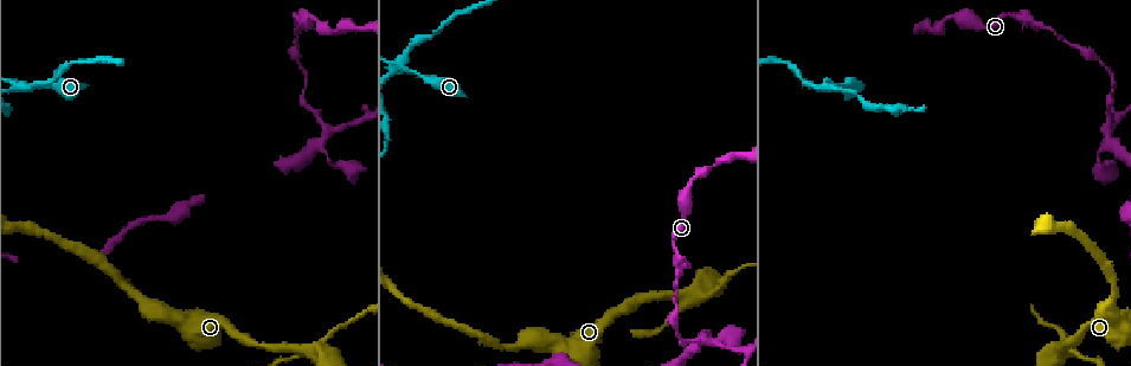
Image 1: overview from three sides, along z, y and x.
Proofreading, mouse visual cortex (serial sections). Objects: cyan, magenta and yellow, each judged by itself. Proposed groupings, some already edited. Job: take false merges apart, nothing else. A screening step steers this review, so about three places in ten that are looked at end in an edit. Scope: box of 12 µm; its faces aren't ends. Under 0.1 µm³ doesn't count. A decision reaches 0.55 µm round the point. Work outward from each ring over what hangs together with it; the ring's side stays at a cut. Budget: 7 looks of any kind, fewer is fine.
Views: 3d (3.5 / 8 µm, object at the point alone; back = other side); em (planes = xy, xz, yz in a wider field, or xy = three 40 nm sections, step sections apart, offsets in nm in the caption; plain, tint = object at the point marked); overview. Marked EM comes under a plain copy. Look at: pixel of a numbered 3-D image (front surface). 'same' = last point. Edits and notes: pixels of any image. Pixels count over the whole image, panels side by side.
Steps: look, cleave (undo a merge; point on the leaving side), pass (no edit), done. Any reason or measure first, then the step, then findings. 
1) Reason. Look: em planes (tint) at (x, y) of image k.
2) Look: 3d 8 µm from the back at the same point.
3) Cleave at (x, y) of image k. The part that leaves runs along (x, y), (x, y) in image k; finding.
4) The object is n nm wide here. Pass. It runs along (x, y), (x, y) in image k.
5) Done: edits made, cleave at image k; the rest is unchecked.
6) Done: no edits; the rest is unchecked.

Thick turns thin. Look: 3d 3.5 µm at (402, 63) of image 1.

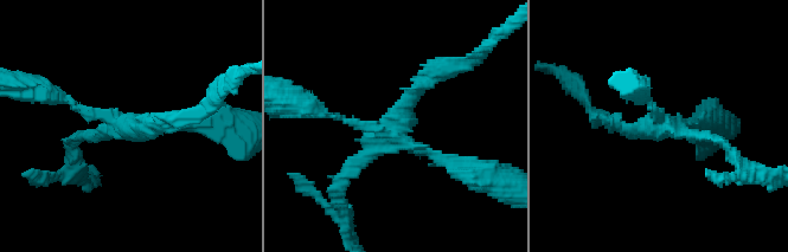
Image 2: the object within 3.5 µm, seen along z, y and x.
4 arms meet here; the arms are 150, 200, 200, 200 nm wide; now the EM. Look: em xy step 3 (tint) at (662, 123) of image 2.

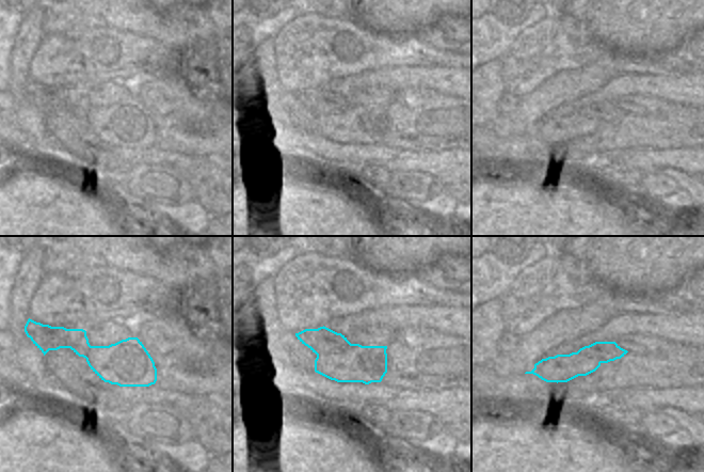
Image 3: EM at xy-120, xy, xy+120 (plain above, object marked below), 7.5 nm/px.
Cleave at (354, 172) of image 2. The part that leaves runs along (399, 126), (422, 85), (469, 62) in image 2; two cells meet here.

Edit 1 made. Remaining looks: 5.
See it whole again. Look: overview.

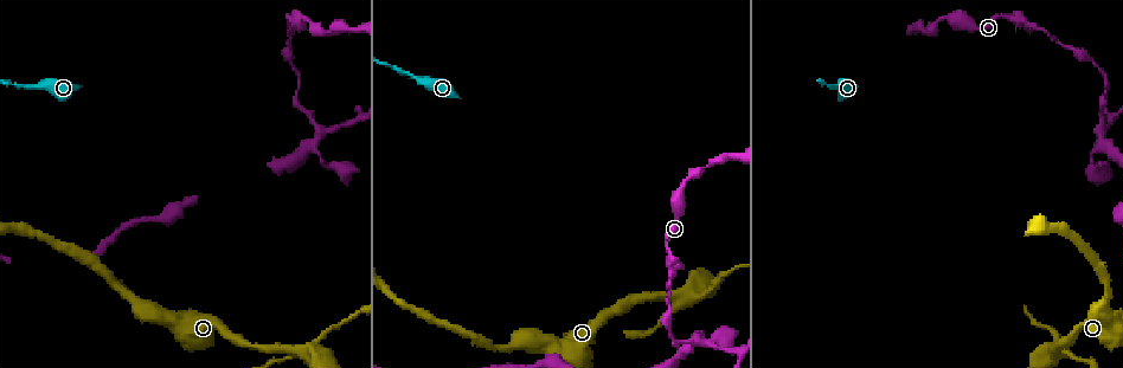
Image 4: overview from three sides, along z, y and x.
Small branch off a trunk. Look: 3d 8 µm at (1103, 145) of image 4.

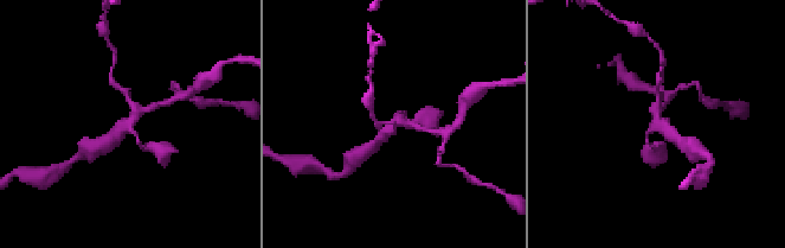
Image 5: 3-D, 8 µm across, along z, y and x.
Look: 3d 3.5 µm at (130, 123) of image 5.

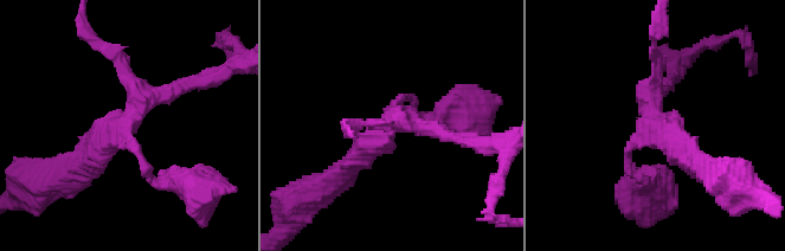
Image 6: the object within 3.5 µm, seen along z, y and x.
4 arms meet here; the arms are 100, 150, 200, 300 nm wide. Look: em xy step 3 (tint) at (653, 125) of image 6.

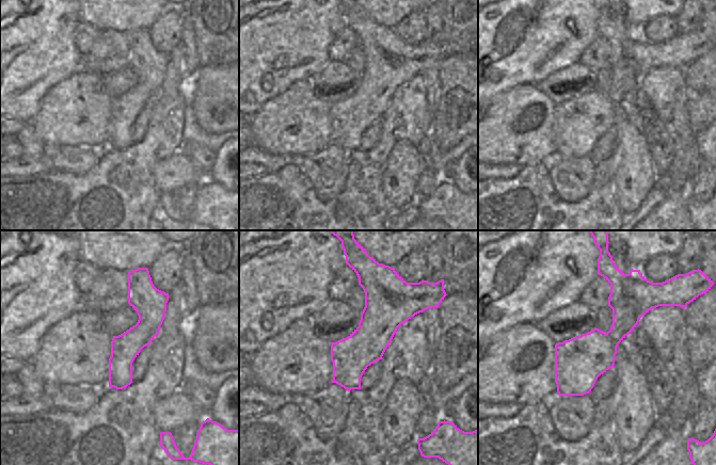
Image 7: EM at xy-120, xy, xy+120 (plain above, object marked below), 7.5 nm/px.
The object is 300 nm wide here. Pass. It runs along (130, 282), (144, 330), (118, 386) in image 7; all the same cell.

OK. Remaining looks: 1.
Done: edits made, cleave at image 2; the rest is unchecked.

